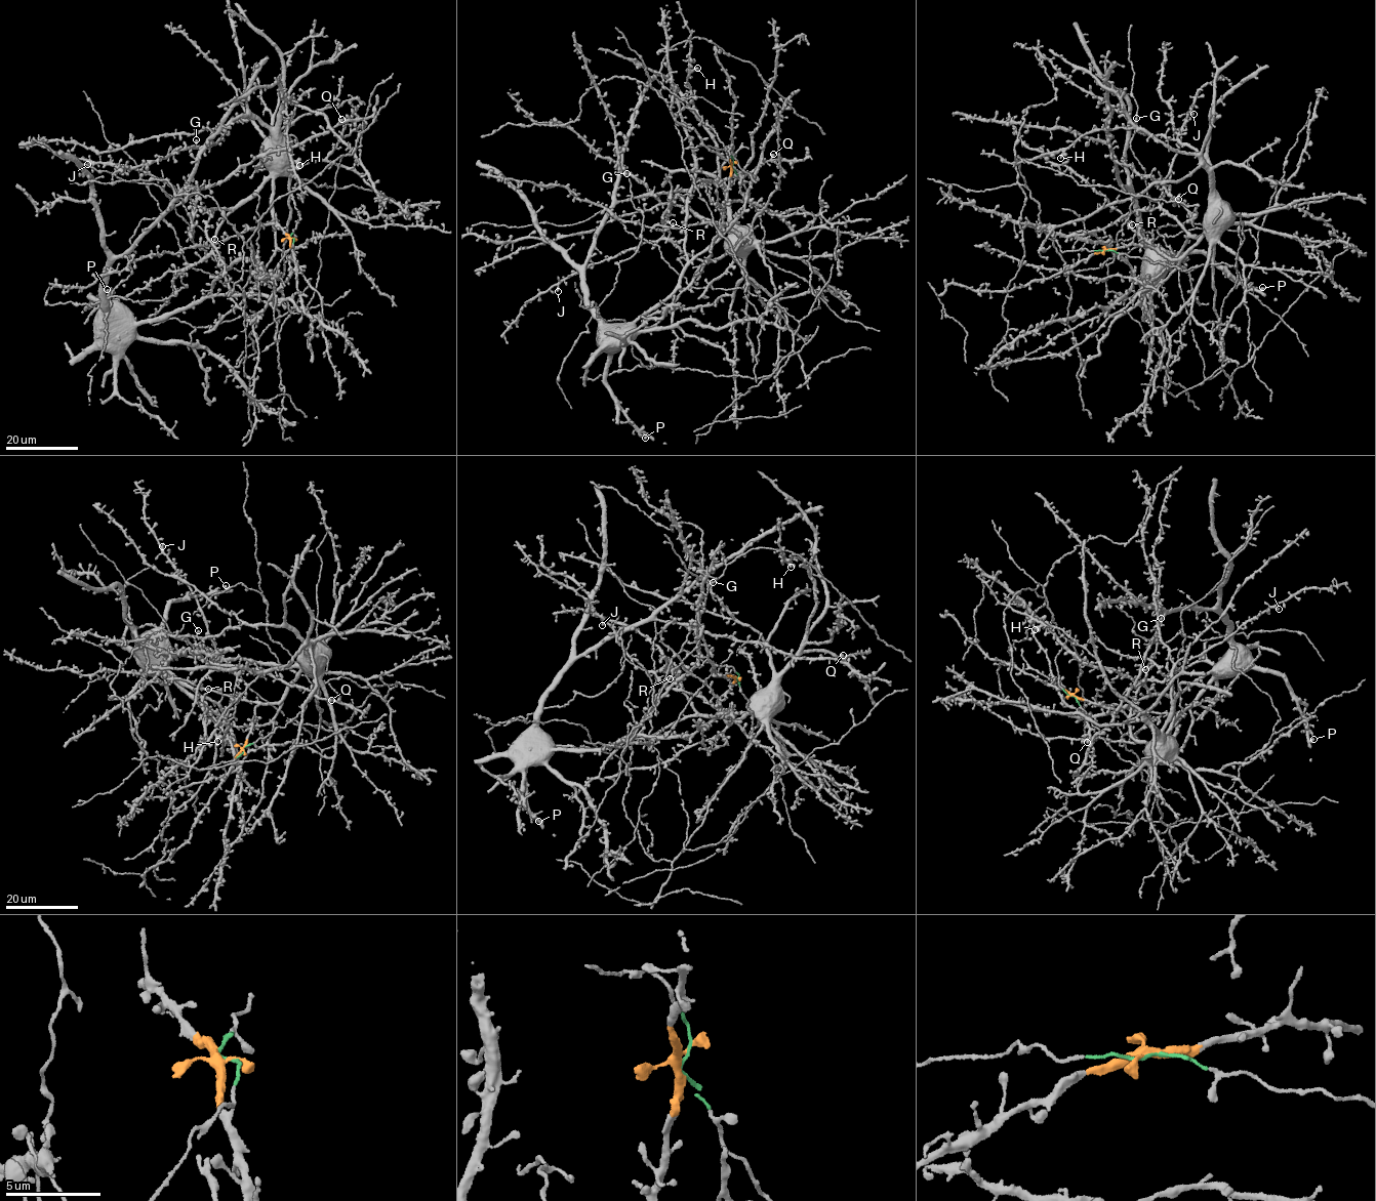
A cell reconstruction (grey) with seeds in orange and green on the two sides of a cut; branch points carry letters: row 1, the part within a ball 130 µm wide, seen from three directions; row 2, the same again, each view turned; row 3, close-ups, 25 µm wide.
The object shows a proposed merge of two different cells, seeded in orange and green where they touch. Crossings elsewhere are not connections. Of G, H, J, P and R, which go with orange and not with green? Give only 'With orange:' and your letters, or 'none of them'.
With orange: G, H, J, R

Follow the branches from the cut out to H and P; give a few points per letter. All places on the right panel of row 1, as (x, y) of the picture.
H: (1105, 251), (1136, 244), (1179, 257), (1204, 233), (1209, 168), (1197, 157), (1131, 128), (1085, 133), (1060, 158)
P: (1105, 251), (1062, 252), (1019, 184), (1020, 222), (1106, 245), (1134, 280), (1203, 252), (1262, 287)

